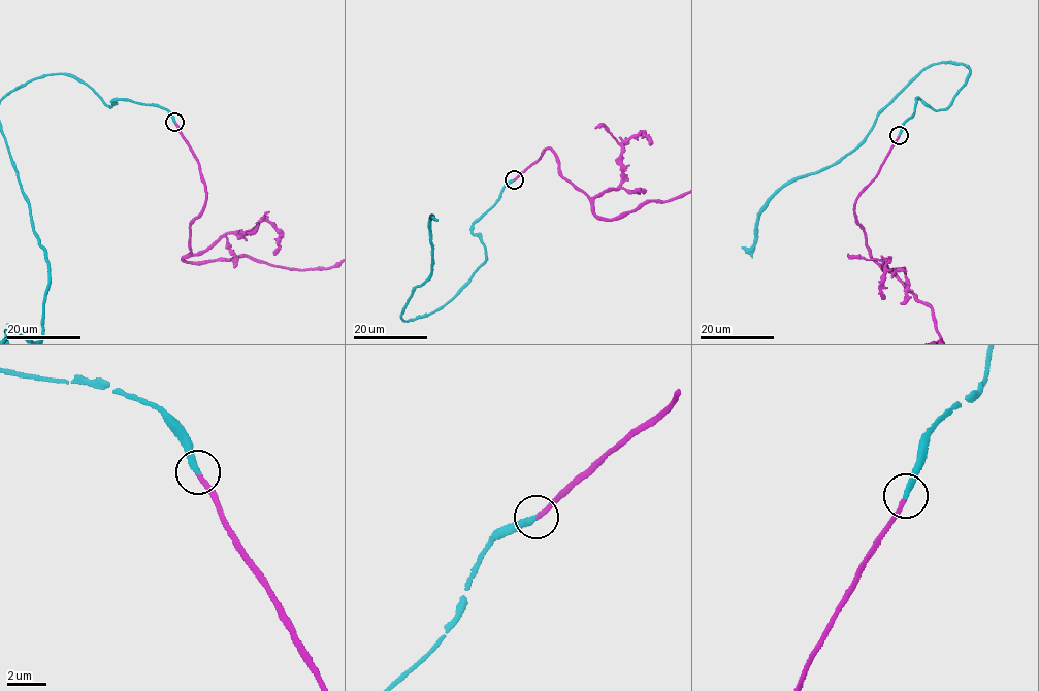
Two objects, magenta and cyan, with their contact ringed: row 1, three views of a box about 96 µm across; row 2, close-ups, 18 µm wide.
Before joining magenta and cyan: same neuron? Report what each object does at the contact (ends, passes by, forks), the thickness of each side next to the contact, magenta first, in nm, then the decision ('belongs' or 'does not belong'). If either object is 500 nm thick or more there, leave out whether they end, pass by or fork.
magenta ends | cyan ends | 240/320 nm | belongs

